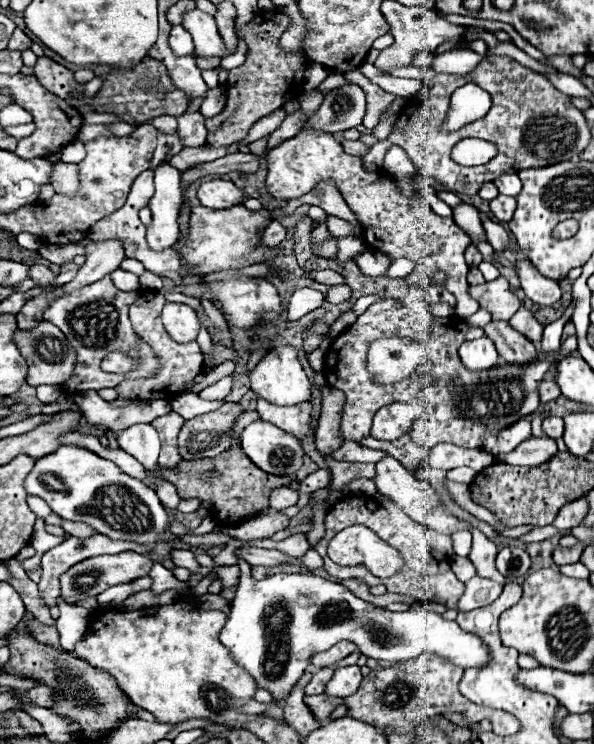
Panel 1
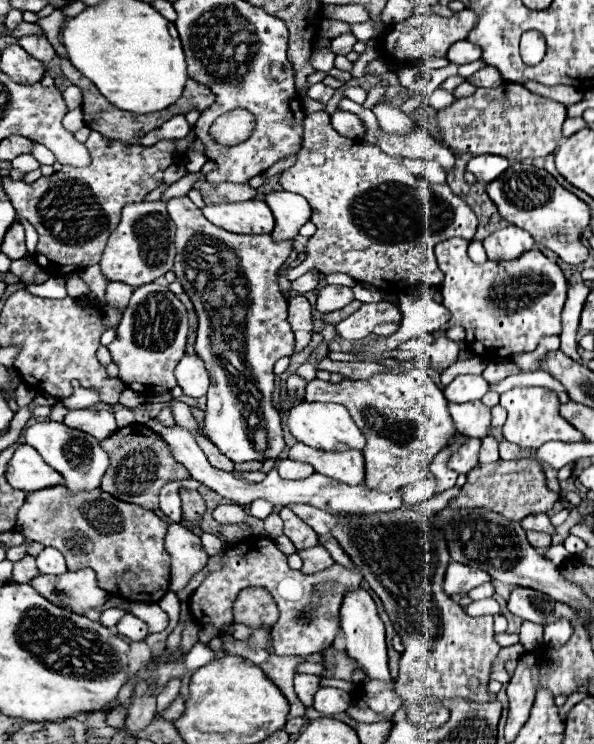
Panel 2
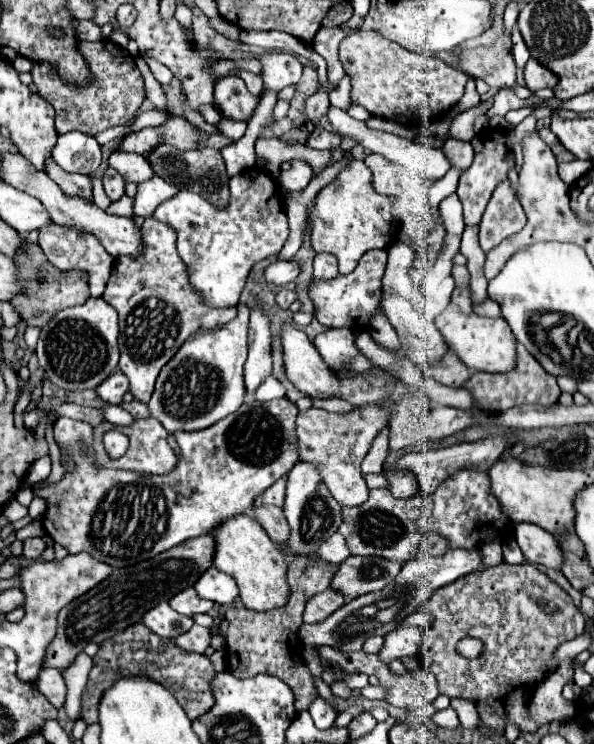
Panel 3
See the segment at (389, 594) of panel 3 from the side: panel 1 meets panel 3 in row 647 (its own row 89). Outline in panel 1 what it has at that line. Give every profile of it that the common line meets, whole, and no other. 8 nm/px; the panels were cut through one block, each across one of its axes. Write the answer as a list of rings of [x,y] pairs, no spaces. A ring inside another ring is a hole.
[[[346,84],[324,92],[324,102],[308,120],[308,126],[322,132],[342,132],[362,124],[366,94],[358,84]]]

